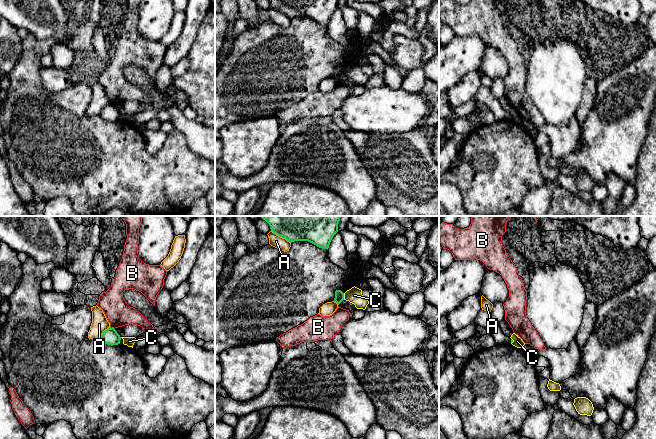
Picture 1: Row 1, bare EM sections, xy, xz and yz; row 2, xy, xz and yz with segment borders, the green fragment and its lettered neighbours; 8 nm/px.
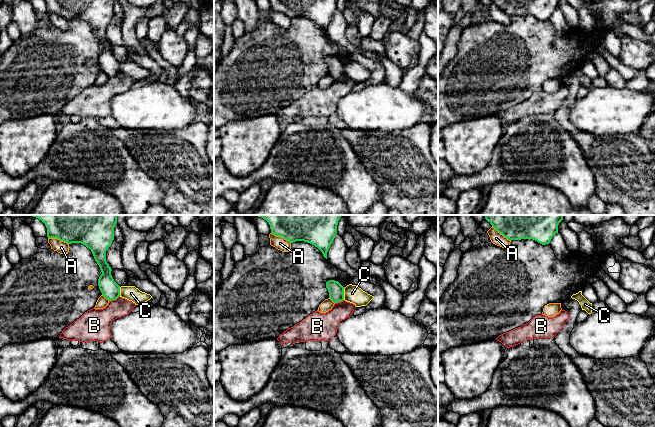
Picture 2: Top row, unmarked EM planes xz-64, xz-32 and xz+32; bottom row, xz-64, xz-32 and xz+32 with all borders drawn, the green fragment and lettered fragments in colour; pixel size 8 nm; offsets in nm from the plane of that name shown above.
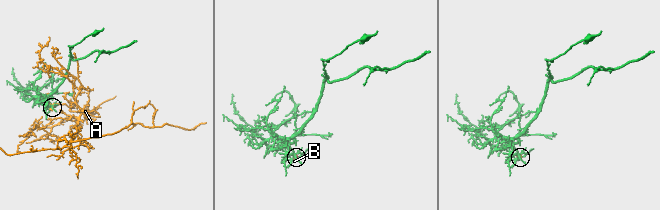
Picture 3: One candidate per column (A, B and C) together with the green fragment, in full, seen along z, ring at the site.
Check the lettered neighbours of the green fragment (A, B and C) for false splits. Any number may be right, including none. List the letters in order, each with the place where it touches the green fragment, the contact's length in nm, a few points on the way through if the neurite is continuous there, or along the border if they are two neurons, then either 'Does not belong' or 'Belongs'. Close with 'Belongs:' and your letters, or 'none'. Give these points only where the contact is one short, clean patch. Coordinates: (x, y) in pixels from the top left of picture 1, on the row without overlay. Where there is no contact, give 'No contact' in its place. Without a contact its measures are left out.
A: Touches green at xz (281, 12). Shared border 190 nm. Does not belong
B: Touches green at xy (112, 104). Shared border 50 nm. Does not belong
C: Touches green at xz (343, 72). Shared border 60 nm. Boundary: xz (343, 69), (344, 75). Does not belong
Belongs: none

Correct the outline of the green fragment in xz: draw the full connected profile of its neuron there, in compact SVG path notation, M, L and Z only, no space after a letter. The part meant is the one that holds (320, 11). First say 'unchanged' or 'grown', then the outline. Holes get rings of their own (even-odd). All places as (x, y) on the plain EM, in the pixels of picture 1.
unchanged; M269 0L276 11L290 19L308 17L319 24L329 24L333 12L338 8L338 0Z

